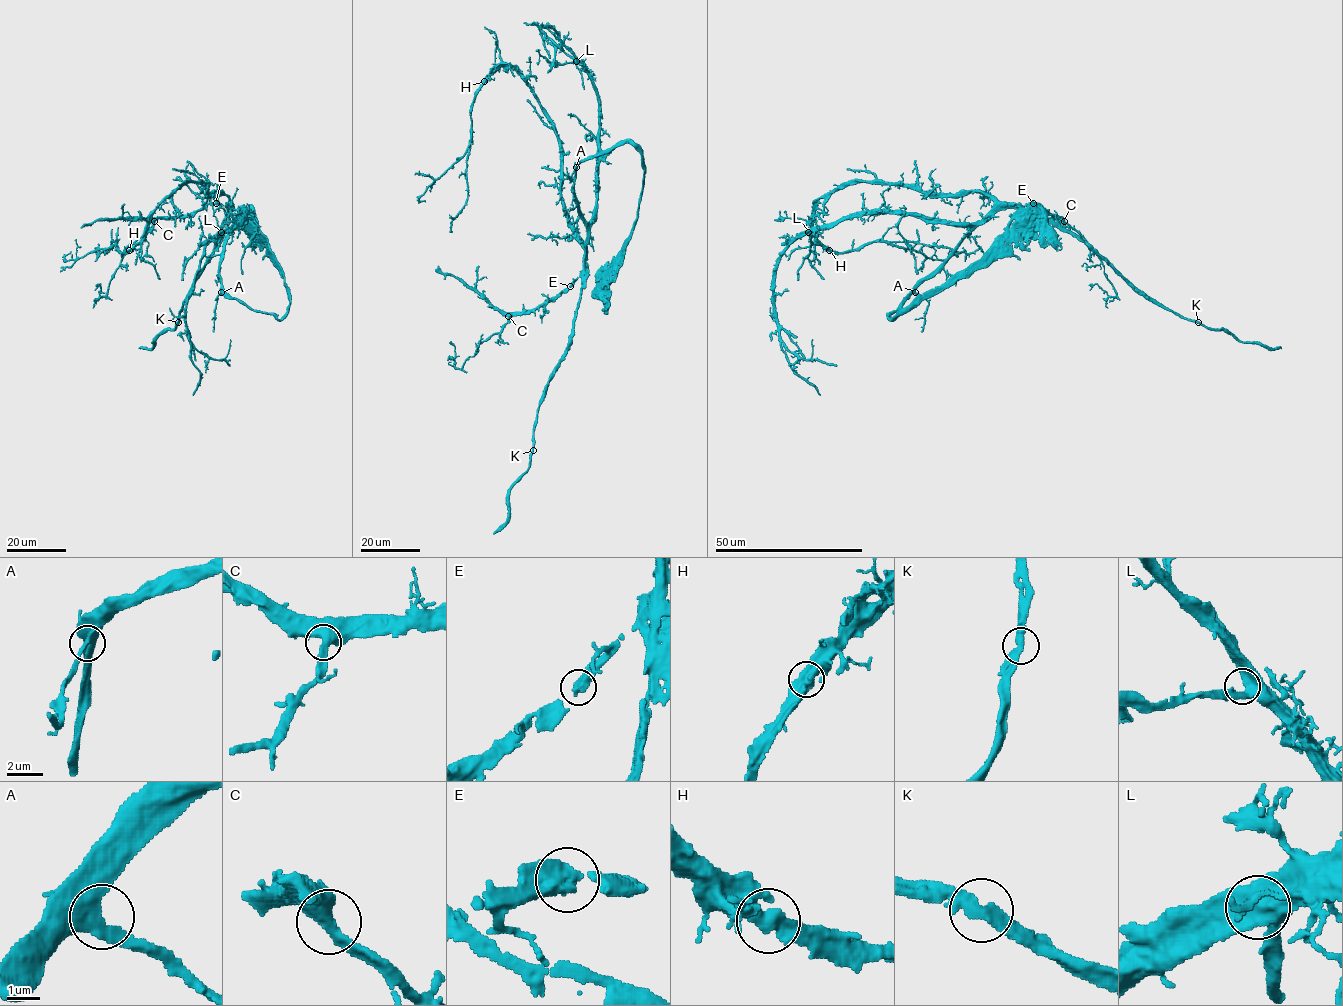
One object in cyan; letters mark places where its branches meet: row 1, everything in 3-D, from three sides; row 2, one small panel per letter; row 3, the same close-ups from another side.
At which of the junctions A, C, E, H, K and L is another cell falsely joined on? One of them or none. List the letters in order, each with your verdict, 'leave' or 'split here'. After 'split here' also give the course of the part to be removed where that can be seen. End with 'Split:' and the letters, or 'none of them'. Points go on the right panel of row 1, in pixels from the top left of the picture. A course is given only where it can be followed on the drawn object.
A: leave
C: leave
E: leave
H: leave
K: leave
L: leave
Split: none of them

